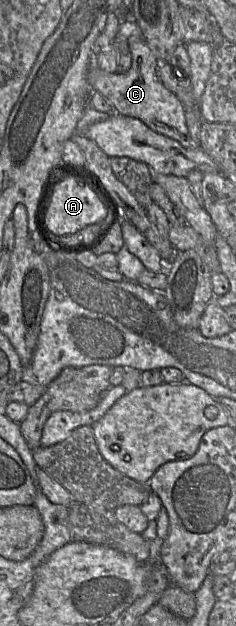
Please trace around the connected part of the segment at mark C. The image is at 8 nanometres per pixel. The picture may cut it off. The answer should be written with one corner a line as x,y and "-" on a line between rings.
129,38
128,47
132,56
132,65
124,74
101,70
96,65
93,56
88,71
88,81
92,91
101,93
111,103
114,113
137,118
152,131
177,141
185,148
194,147
186,125
186,109
177,96
169,91
157,76
157,69
161,62
143,38

